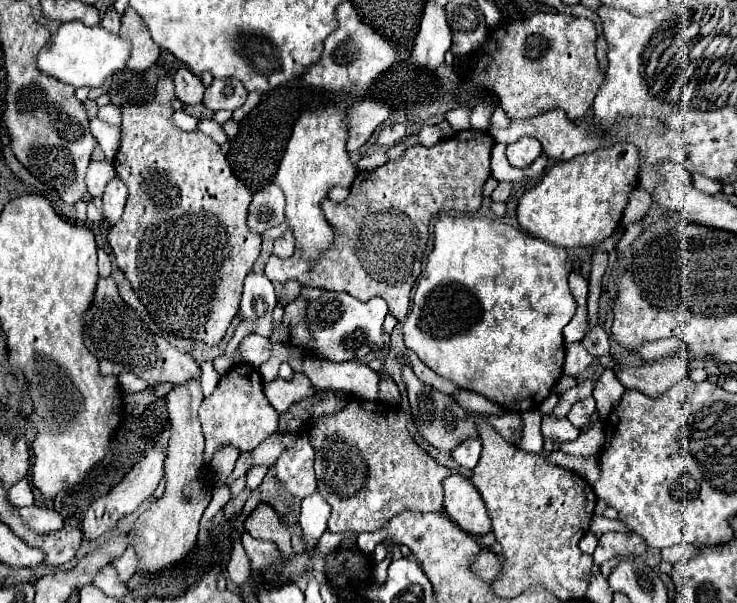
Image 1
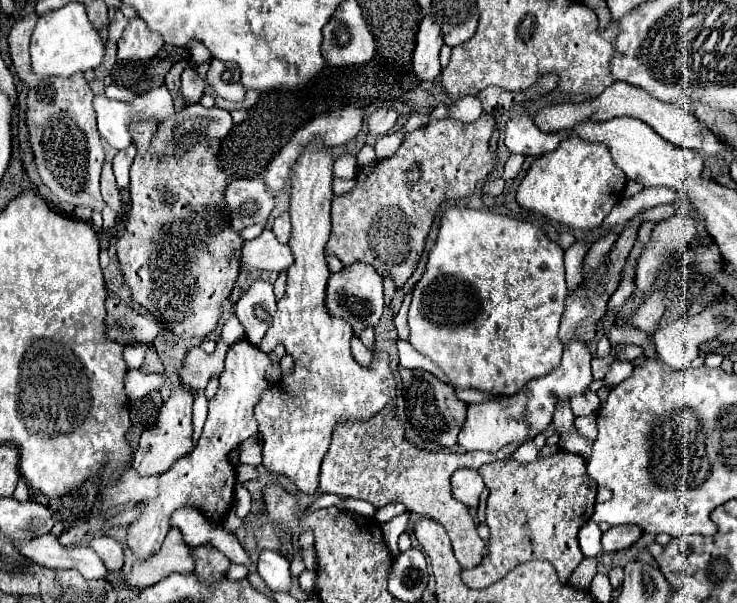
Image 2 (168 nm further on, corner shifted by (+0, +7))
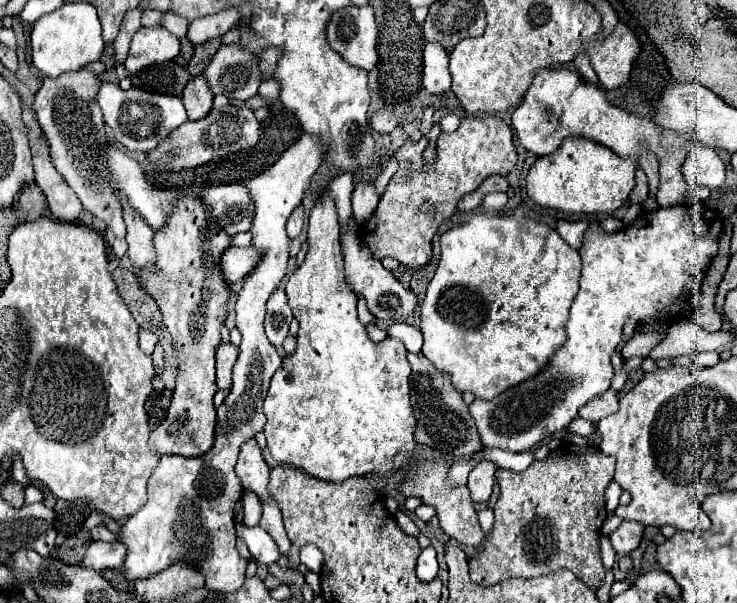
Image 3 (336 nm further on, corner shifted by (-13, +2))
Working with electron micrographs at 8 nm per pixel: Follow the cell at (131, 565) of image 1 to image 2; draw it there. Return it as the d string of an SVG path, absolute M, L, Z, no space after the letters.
M95 536L91 540L91 548L101 556L101 560L105 562L107 570L121 570L123 568L123 560L125 560L125 552L123 552L123 544L111 536Z

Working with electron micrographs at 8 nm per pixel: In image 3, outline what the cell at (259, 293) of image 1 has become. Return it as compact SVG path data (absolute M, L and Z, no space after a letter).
M276 289L270 299L268 299L268 309L266 309L266 335L268 341L282 353L282 341L288 335L290 329L290 321L292 321L292 311L288 307L286 301L286 293L284 289Z

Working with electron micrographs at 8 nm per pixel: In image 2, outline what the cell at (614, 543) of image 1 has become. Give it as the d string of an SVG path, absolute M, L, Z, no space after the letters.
M631 524L613 526L607 532L603 532L601 544L603 544L605 552L619 552L619 550L625 550L625 548L633 546L641 538L641 534L643 532L637 526L631 526Z

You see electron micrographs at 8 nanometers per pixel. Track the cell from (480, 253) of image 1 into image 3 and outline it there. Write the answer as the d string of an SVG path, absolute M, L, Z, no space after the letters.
M476 213L468 223L462 223L458 227L452 227L442 233L440 237L440 247L442 255L438 261L438 269L434 279L428 285L426 297L422 301L422 333L424 333L424 347L422 353L440 369L446 371L452 377L452 383L458 391L472 391L480 399L492 399L500 391L506 391L506 387L514 387L522 383L522 379L528 379L530 375L536 375L548 361L550 355L566 341L566 319L570 313L570 305L578 293L578 281L580 281L580 255L576 249L572 249L552 227L532 221L532 219L514 219L510 215L486 215L486 213Z

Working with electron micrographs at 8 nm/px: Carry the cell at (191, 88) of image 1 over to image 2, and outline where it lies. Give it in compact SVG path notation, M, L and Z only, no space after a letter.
M187 66L181 74L181 96L183 96L183 100L195 104L201 100L203 94L205 94L203 78L197 74L197 68Z

